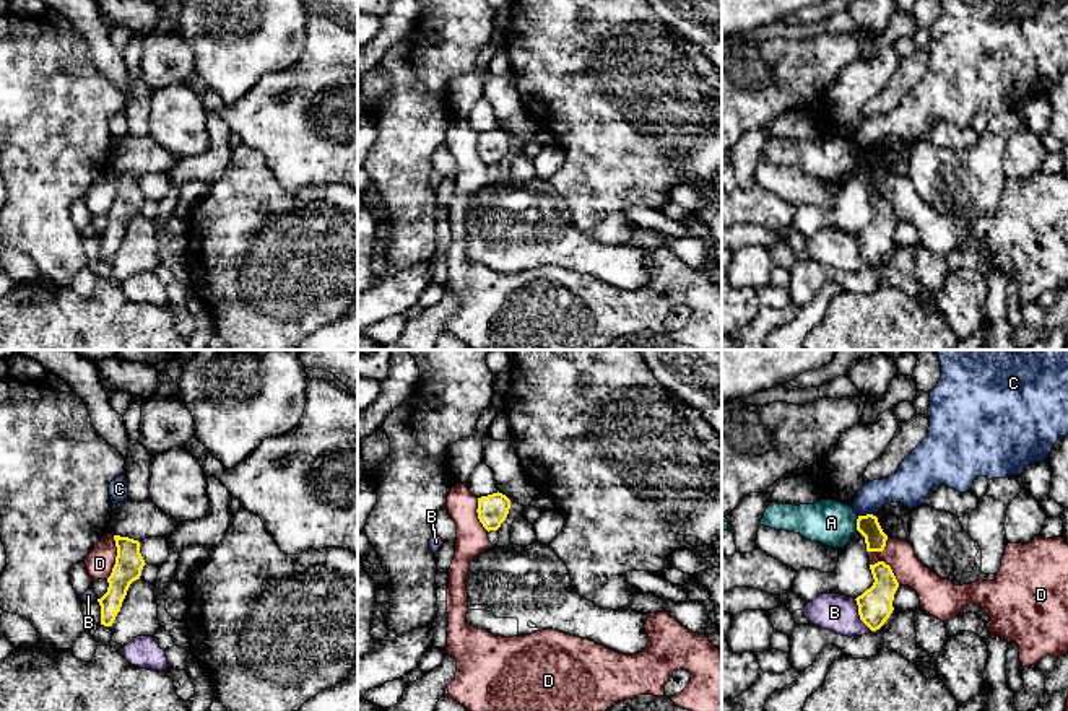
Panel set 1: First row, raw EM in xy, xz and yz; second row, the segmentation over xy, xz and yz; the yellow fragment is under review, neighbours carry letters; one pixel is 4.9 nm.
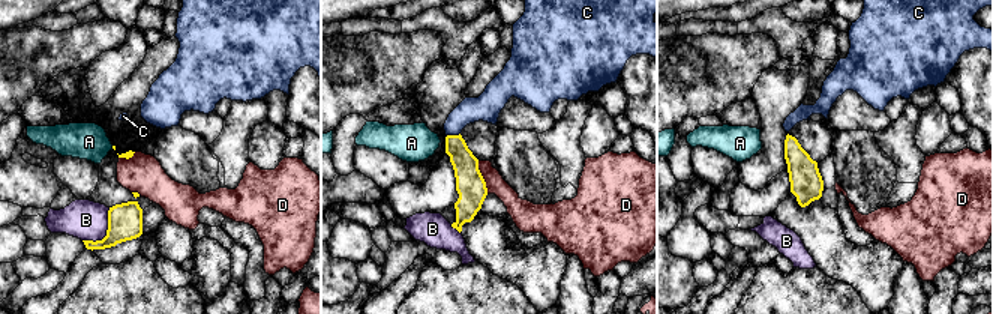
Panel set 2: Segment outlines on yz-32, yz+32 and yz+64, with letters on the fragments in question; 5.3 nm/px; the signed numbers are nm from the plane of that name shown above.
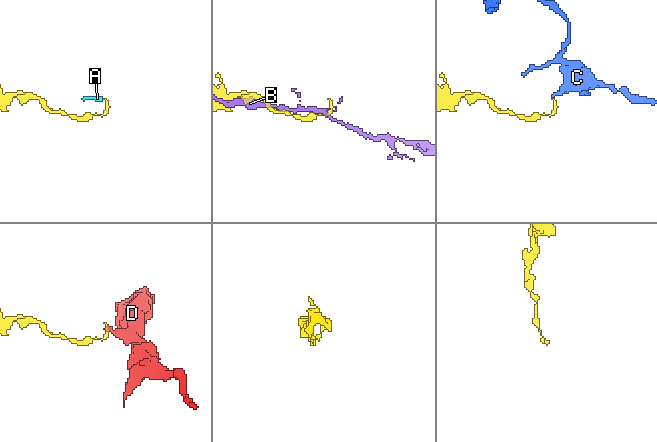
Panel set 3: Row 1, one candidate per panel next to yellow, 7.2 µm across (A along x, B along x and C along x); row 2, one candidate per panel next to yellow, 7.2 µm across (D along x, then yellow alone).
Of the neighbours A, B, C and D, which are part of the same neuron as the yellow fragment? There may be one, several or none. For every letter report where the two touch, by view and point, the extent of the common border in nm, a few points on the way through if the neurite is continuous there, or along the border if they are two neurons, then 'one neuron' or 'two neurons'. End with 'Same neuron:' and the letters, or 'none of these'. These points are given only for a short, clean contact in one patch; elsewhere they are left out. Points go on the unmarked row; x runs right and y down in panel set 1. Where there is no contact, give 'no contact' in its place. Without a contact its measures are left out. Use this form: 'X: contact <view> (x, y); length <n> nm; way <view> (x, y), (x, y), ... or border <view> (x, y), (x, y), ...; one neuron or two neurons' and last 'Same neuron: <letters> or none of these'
A: contact yz (857, 158); length 70 nm; border yz (859, 152), (855, 165); two neurons
B: contact yz (859, 249); length 180 nm; two neurons
C: contact yz (867, 150); length 80 nm; border yz (873, 150), (859, 152); two neurons
D: contact xy (116, 192); length 220 nm; border xy (114, 171), (116, 199), (106, 213); two neurons
Same neuron: none of these

